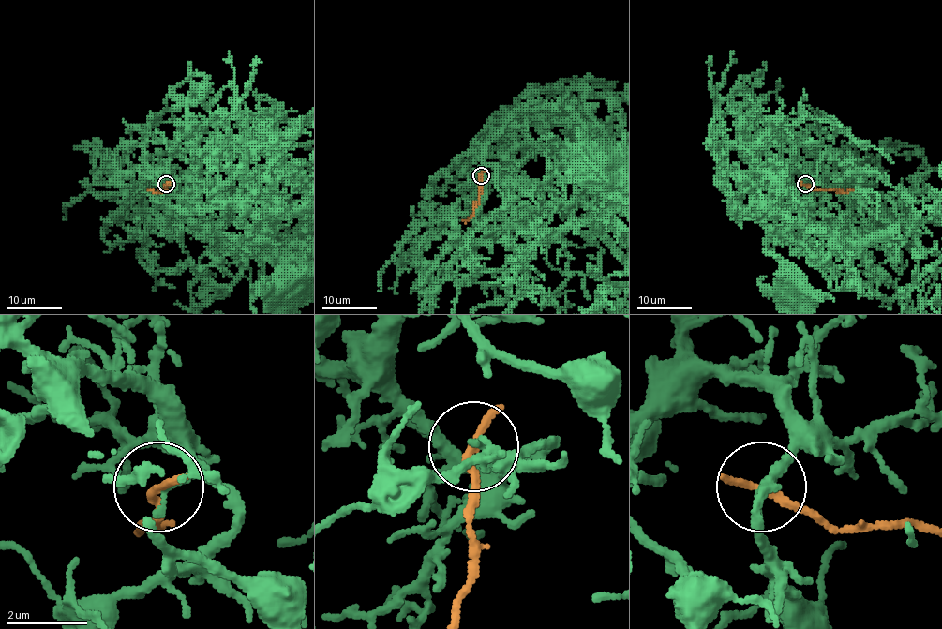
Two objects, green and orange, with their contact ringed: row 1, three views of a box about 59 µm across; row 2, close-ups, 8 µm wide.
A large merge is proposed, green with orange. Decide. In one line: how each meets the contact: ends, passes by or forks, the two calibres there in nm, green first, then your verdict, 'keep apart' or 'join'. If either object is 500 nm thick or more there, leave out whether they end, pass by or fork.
green ends there; orange ends there; 200 nm thick on the green side, 240 nm on the other; keep apart

